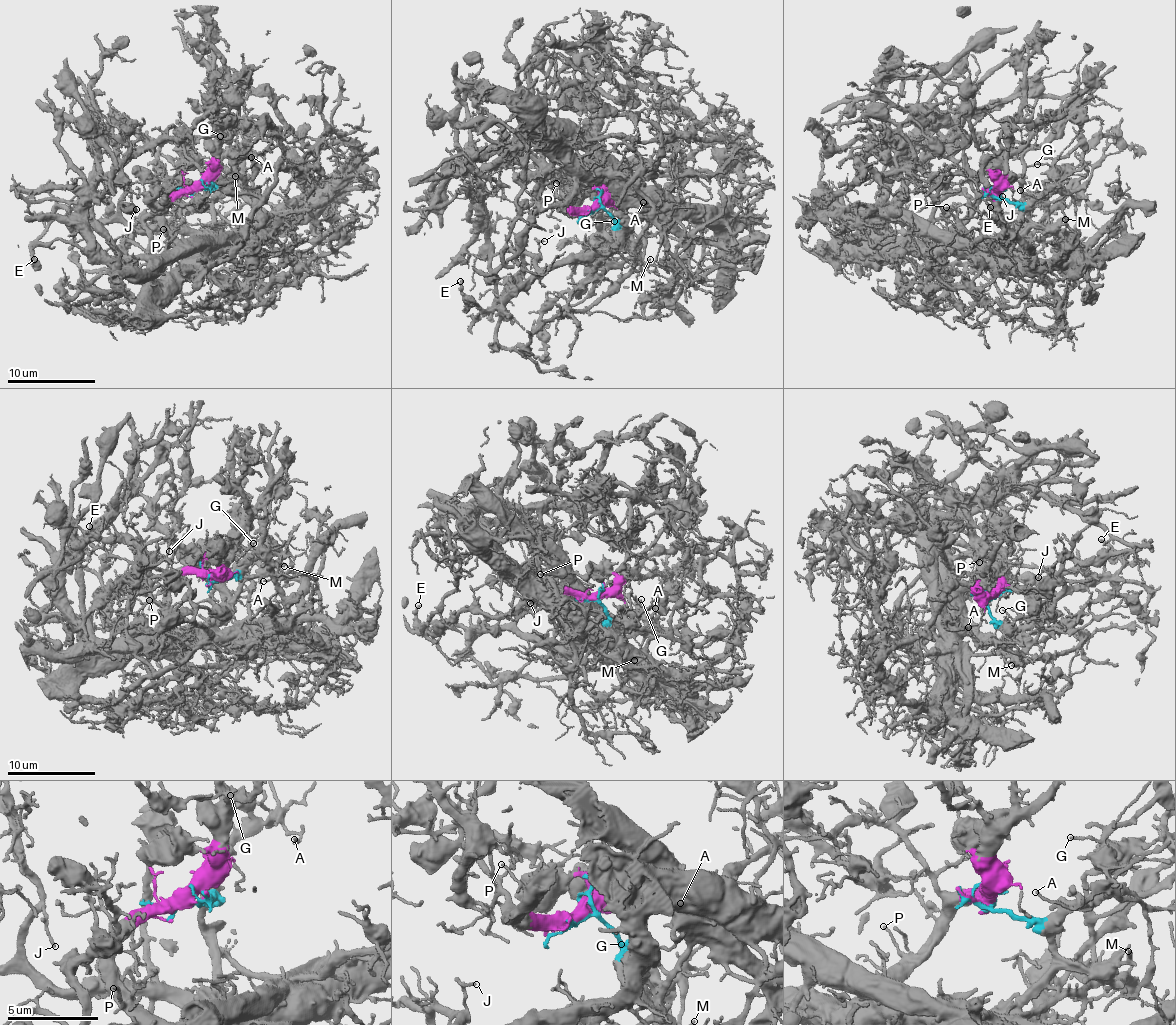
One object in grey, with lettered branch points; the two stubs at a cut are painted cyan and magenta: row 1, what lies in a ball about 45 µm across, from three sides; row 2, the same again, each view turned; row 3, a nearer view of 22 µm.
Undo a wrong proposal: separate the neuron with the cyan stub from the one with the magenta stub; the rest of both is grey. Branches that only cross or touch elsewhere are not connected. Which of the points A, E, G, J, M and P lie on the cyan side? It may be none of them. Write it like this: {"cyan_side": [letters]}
{"cyan_side": ["A", "E", "G", "J", "M"]}

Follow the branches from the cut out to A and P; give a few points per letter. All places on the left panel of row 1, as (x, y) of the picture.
A: (203, 189), (213, 185), (211, 180), (223, 156), (239, 147), (254, 156), (254, 159), (251, 157)
P: (203, 189), (174, 194), (166, 208), (164, 220), (170, 237), (163, 229)

